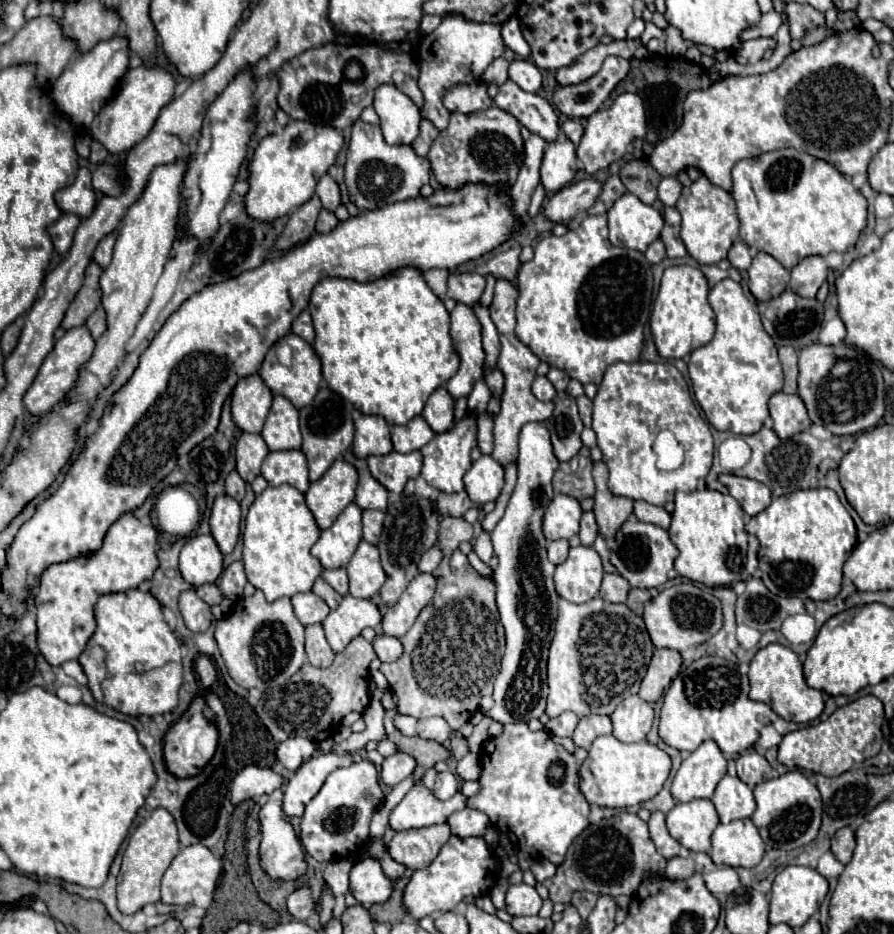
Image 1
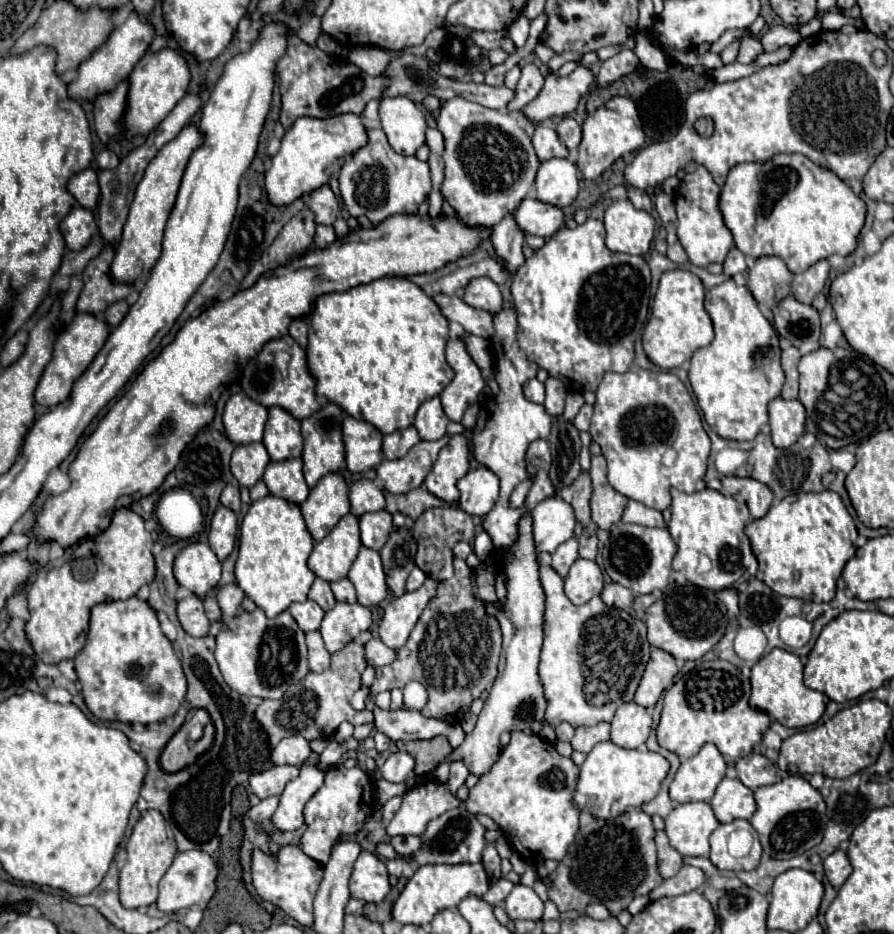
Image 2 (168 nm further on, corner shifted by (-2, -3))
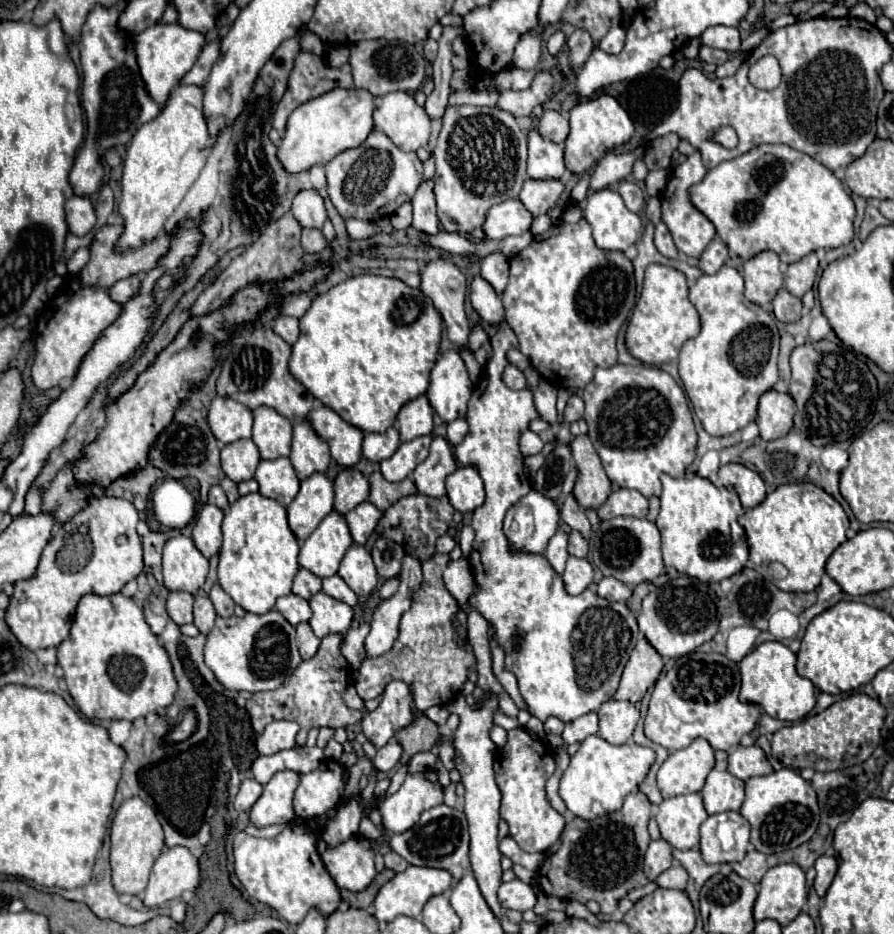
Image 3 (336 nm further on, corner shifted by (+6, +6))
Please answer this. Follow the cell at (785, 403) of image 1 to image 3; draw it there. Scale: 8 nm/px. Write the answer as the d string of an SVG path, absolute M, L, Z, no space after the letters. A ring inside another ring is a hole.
M768 390L760 396L756 424L760 426L762 440L782 438L792 428L794 418L794 400L790 394L780 394L776 390Z

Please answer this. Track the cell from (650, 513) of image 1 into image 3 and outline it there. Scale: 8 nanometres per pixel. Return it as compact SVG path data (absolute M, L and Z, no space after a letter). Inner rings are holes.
M616 488L608 500L596 510L600 520L610 520L614 516L634 516L634 518L646 518L648 514L648 498L644 498L636 490L628 488Z

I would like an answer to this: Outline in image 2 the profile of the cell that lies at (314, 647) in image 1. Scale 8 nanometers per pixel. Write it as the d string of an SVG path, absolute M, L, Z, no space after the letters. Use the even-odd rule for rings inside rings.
M310 631L306 633L306 643L308 643L308 663L310 671L322 673L330 665L330 653L326 651L320 631Z

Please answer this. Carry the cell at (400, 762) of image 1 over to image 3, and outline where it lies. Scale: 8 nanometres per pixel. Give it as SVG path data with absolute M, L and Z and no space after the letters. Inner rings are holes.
M390 738L390 742L386 746L382 746L378 750L378 754L374 756L374 766L382 772L388 772L394 766L398 766L400 756L402 756L402 746L398 746L396 738Z

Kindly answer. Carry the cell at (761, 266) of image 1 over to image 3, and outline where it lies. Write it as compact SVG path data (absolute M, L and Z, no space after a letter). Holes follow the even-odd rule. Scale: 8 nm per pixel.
M764 250L756 254L754 258L744 262L742 278L746 282L744 296L750 298L750 302L762 306L774 300L776 292L782 288L782 270L778 254Z

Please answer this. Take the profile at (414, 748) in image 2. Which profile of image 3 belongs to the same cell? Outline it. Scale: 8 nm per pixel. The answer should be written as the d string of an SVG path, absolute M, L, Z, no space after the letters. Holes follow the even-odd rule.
M426 716L414 720L410 726L402 728L396 732L396 740L402 744L404 748L404 754L402 754L402 764L408 764L408 760L418 754L418 752L426 752L426 750L432 750L432 746L436 746L440 738L440 732L438 732L438 726L428 720Z

